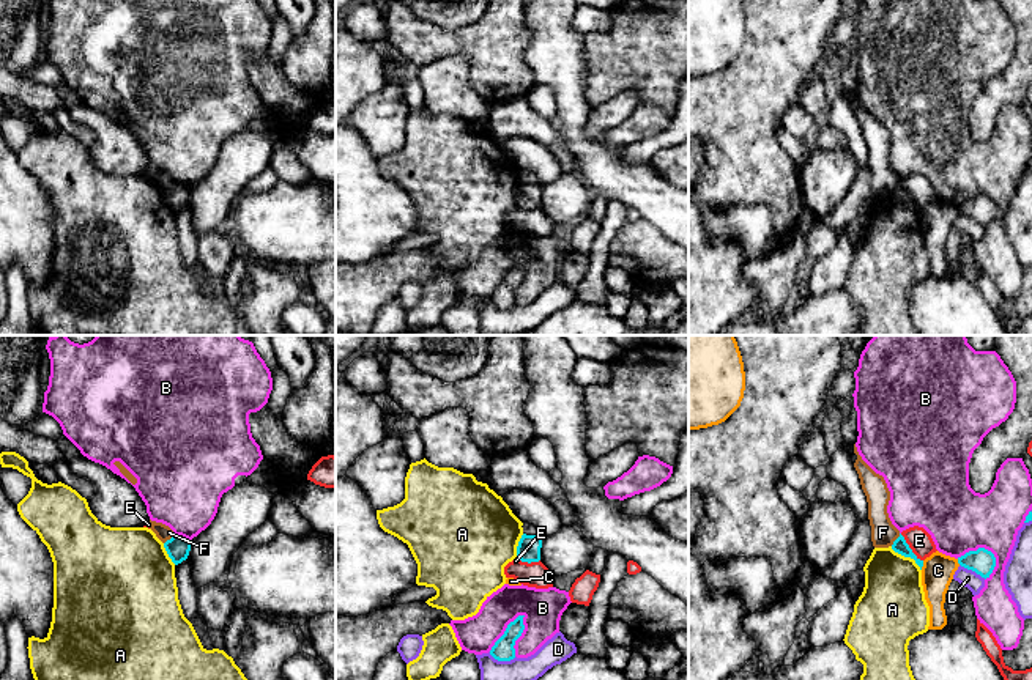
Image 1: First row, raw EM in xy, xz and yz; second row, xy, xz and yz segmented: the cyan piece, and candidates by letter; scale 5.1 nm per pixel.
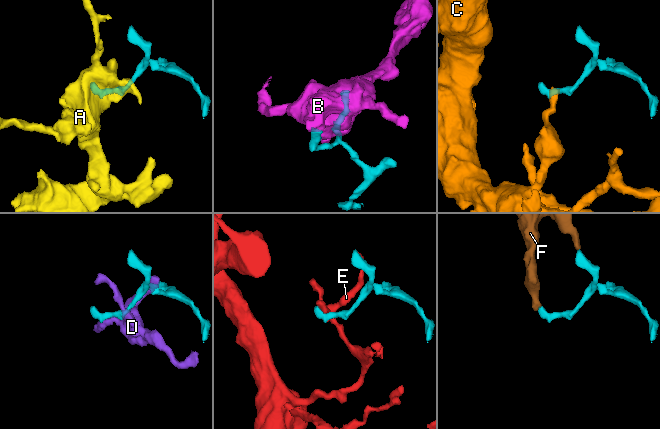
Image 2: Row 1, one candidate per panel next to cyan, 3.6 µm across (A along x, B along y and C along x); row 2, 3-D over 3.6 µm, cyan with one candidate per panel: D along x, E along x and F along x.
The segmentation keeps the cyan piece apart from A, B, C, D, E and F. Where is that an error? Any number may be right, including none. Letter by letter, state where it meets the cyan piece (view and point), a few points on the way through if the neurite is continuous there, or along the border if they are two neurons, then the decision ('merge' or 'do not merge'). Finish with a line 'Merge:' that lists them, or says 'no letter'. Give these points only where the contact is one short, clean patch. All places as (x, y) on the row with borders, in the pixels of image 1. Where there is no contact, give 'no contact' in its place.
A: contact yz (908, 556); border yz (890, 546), (909, 556), (920, 570); do not merge
B: contact xz (506, 630); do not merge
C: contact yz (922, 565); border yz (924, 561), (920, 569); do not merge
D: contact xz (503, 660); do not merge
E: contact yz (909, 548); do not merge
F: contact yz (895, 540); border yz (900, 534), (890, 545); do not merge
Merge: no letter

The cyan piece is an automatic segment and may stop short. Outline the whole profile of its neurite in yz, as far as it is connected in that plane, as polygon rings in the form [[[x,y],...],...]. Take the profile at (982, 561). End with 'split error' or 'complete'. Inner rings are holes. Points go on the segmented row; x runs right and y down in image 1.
[[[978,548],[977,551],[969,551],[958,557],[958,564],[986,579],[996,567],[996,557],[991,551]]]; complete

